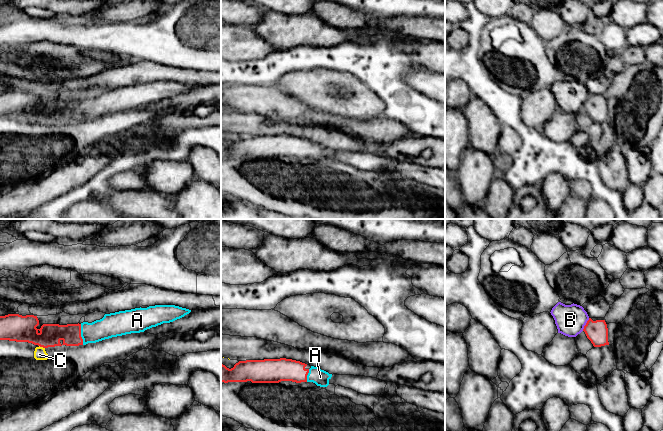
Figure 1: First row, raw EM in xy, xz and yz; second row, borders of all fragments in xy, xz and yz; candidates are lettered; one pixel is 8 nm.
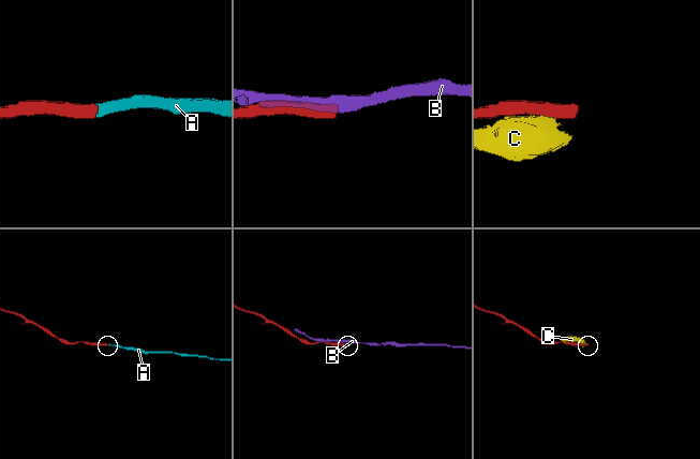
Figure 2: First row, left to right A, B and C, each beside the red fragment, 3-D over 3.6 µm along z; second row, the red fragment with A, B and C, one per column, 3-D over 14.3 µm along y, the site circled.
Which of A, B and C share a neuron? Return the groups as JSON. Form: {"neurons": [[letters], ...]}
{"neurons": [["A"], ["B"], ["C"]]}

